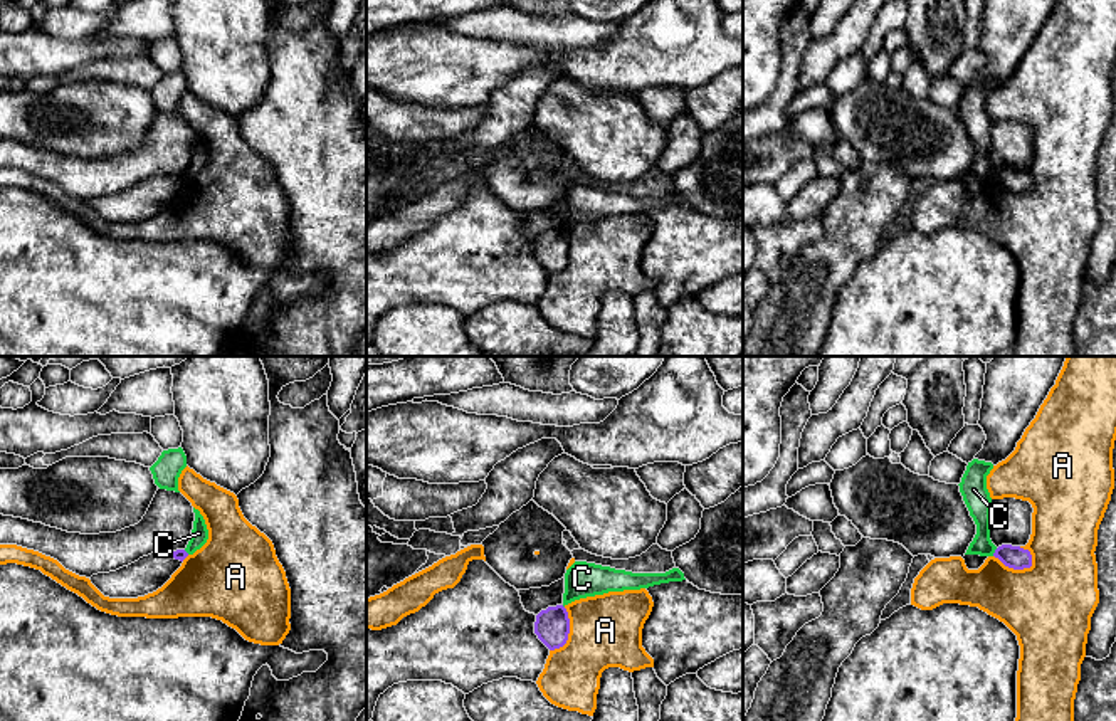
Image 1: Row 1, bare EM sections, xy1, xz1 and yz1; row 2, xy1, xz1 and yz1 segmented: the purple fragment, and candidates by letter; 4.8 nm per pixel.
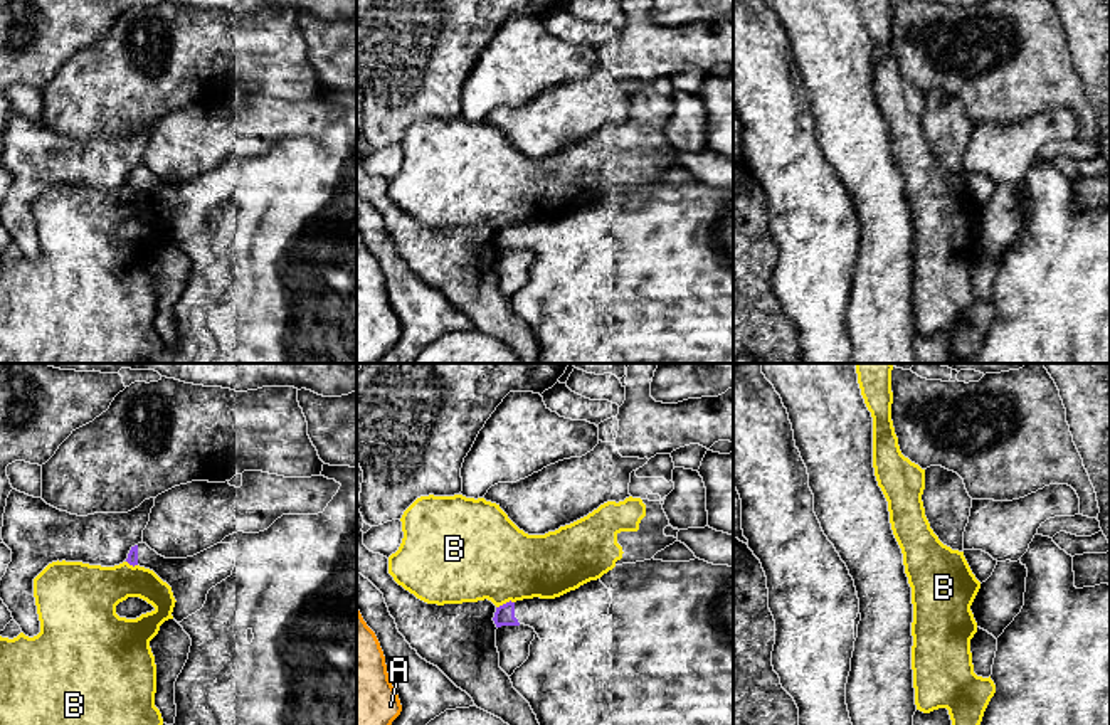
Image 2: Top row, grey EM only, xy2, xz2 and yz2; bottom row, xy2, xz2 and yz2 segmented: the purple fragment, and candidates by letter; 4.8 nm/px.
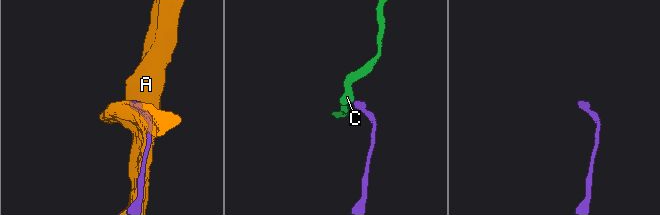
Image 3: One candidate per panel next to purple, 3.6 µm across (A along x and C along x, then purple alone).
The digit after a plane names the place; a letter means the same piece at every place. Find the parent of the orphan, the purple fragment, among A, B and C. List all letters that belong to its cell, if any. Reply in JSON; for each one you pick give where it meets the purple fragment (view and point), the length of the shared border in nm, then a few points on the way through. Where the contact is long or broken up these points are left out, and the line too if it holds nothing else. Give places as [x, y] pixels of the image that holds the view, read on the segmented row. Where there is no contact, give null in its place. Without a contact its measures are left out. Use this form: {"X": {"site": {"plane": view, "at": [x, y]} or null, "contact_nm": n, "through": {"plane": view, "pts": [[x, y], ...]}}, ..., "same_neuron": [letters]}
{"same_neuron": []}

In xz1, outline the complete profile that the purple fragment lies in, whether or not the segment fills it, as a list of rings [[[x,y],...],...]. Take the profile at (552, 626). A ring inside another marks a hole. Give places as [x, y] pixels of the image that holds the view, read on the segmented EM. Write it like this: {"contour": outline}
{"contour": [[[563,605],[548,607],[536,615],[534,634],[550,649],[560,649],[566,644],[570,634],[570,618]]]}

